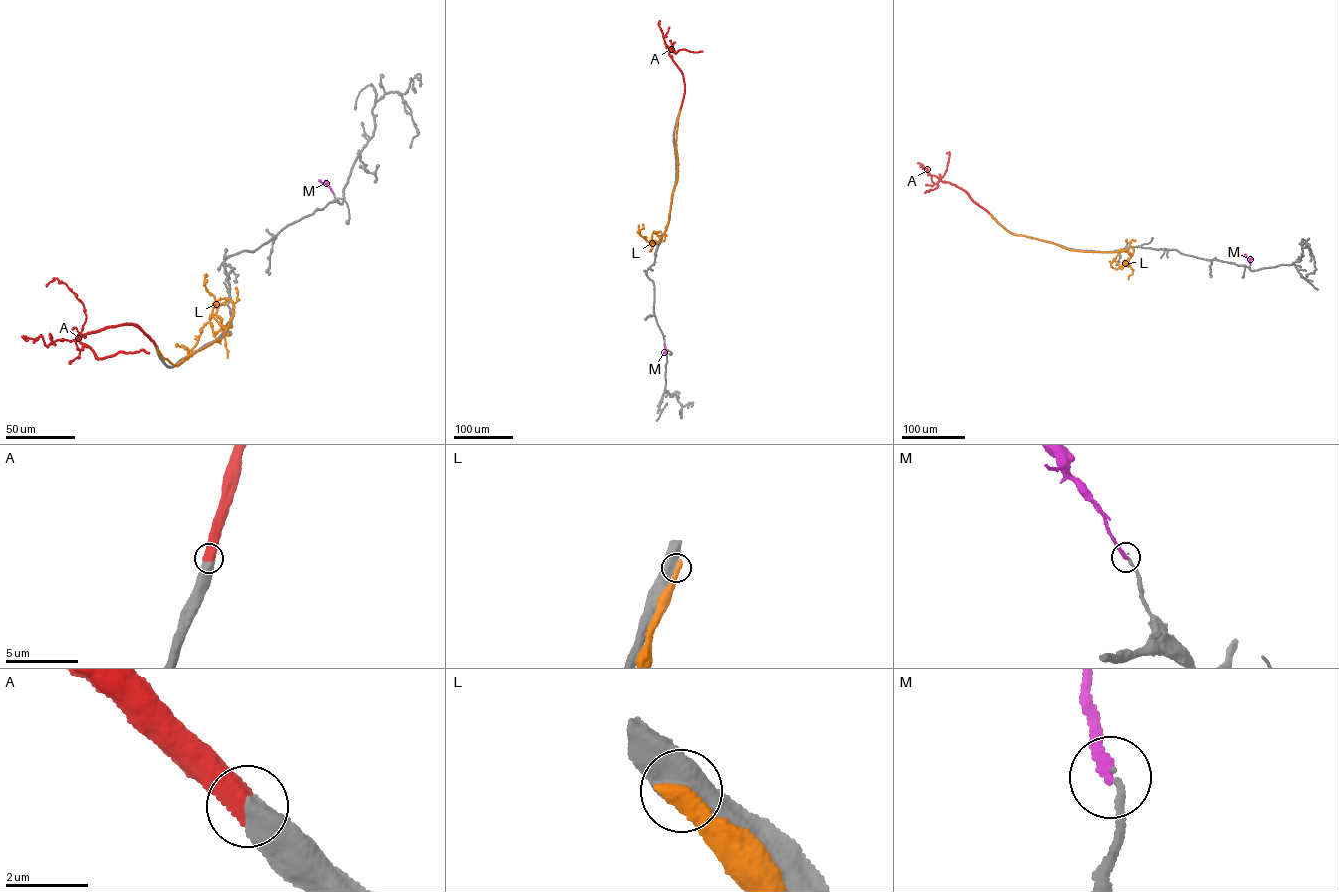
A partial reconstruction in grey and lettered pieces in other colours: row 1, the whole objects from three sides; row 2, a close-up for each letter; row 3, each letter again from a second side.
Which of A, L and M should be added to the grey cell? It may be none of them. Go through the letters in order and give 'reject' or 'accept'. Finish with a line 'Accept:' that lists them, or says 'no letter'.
A: accept
L: reject
M: reject
Accept: A

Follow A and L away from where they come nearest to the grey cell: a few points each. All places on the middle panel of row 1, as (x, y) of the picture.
A: (680, 109), (685, 90), (682, 74), (669, 55), (671, 51), (666, 47), (659, 20)
L: (680, 111), (676, 141), (677, 179), (668, 225), (658, 242), (653, 244), (639, 233), (643, 224)

